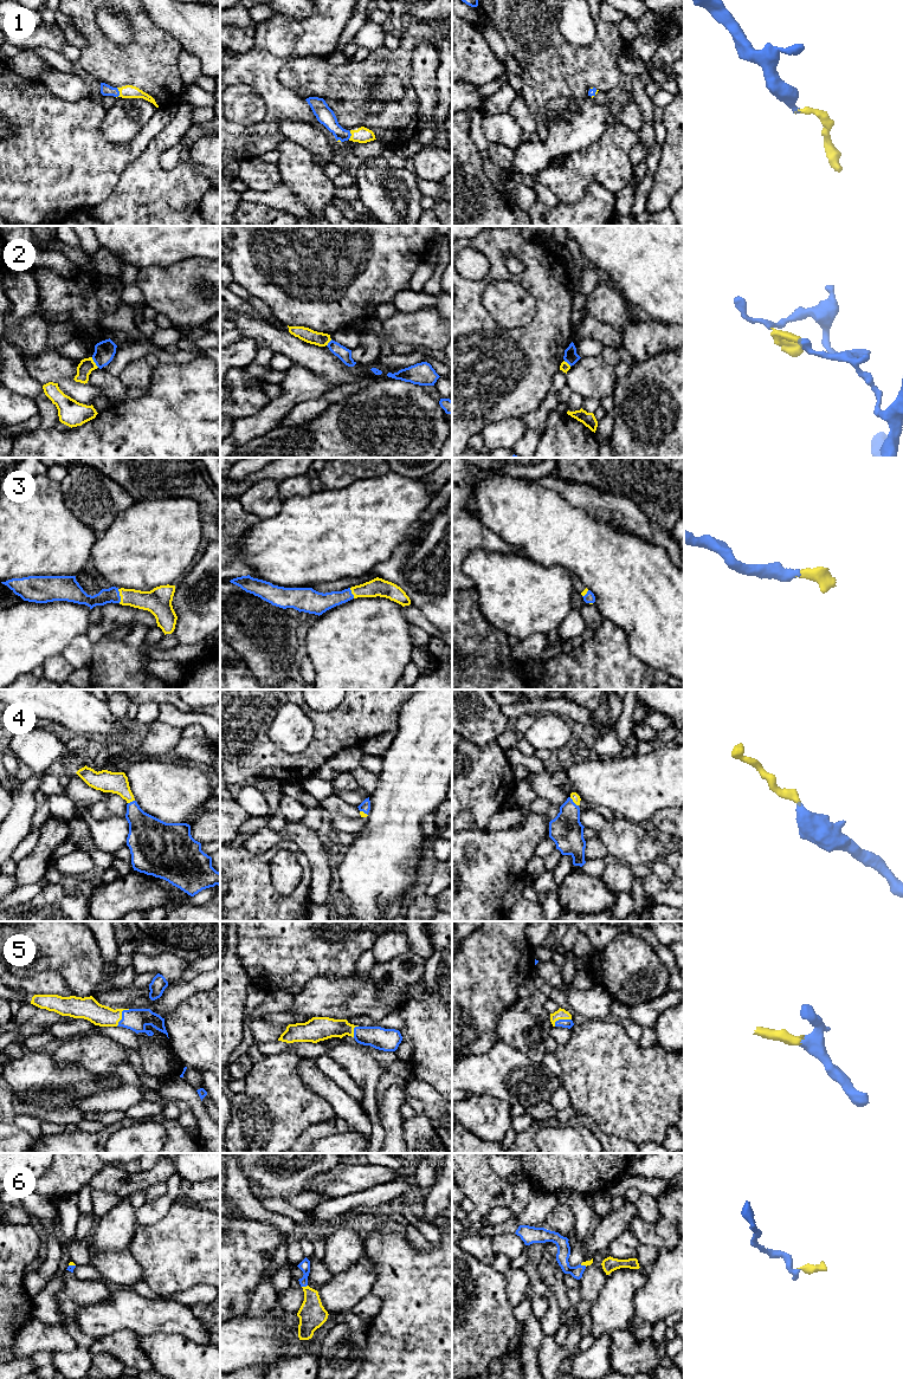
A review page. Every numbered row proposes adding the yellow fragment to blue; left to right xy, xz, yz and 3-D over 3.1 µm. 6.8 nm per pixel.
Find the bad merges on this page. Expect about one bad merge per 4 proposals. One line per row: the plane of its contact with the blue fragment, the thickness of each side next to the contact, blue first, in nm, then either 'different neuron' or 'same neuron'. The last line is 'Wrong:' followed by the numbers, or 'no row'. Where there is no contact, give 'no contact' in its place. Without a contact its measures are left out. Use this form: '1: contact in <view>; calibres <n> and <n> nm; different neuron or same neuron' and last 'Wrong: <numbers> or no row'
1: contact in xy; calibres 80 and 90 nm; same neuron
2: contact in xy; calibres 140 and 100 nm; different neuron
3: contact in xy; calibres 100 and 160 nm; same neuron
4: contact in yz; calibres 220 and 60 nm; same neuron
5: contact in xy; calibres 150 and 160 nm; same neuron
6: contact in xz; calibres 80 and 180 nm; same neuron
Wrong: 2

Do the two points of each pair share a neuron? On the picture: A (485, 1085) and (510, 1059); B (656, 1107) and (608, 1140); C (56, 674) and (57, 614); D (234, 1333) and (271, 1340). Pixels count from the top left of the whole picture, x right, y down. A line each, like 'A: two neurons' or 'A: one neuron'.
A: one neuron
B: two neurons
C: two neurons
D: one neuron

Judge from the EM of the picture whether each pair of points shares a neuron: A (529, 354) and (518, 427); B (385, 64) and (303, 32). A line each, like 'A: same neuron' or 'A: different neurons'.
A: different neurons
B: different neurons

